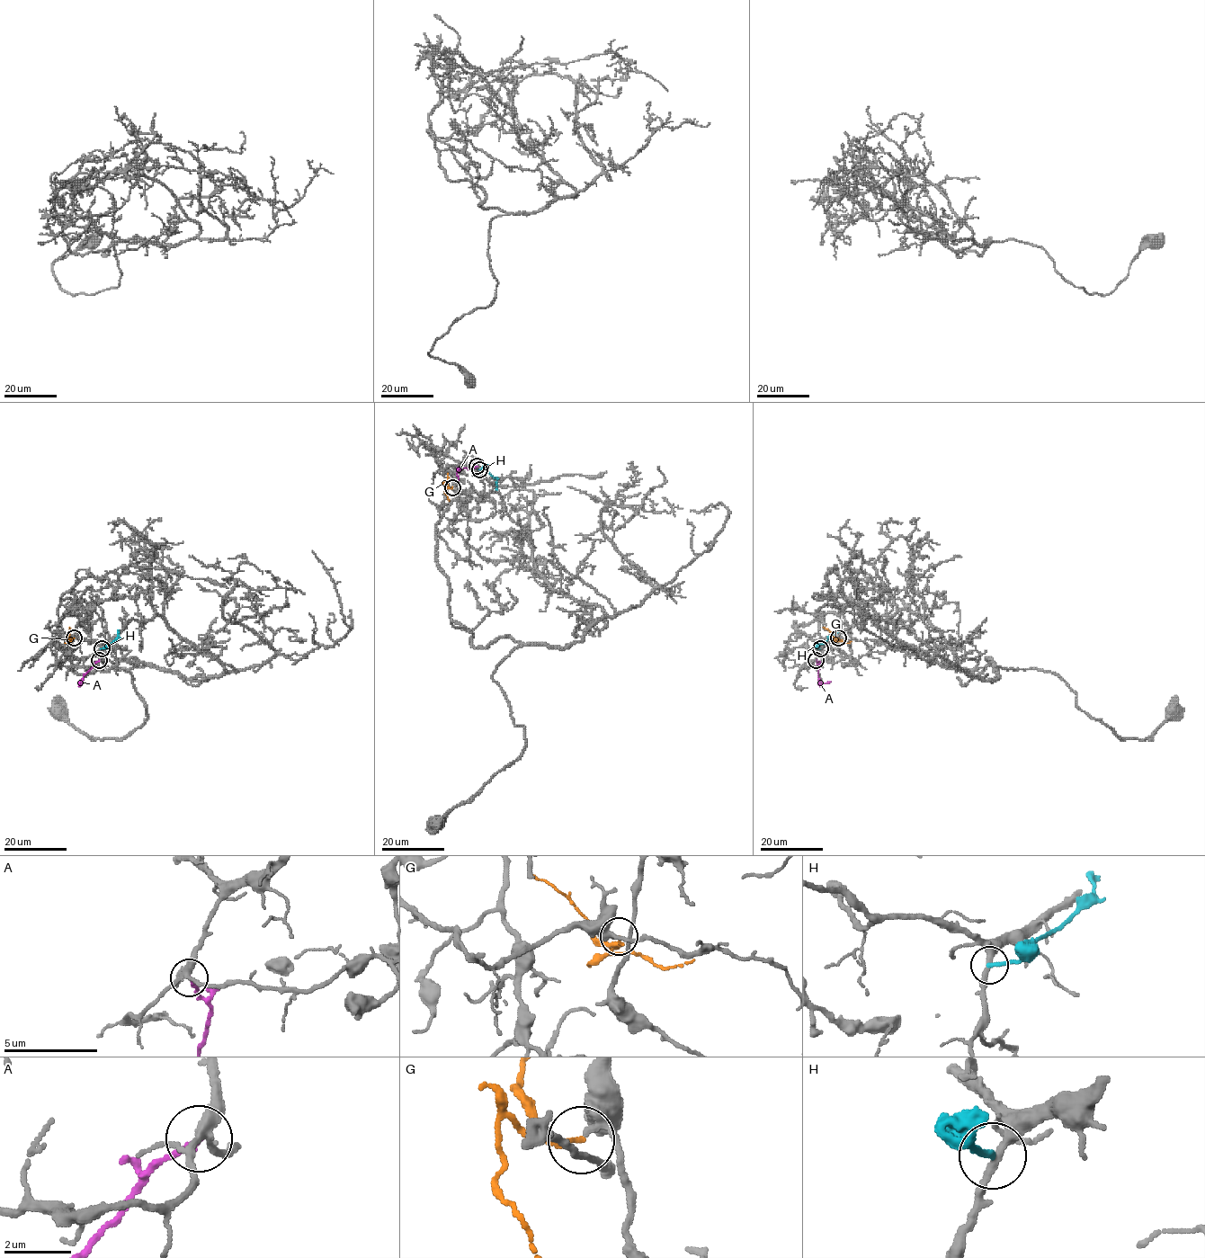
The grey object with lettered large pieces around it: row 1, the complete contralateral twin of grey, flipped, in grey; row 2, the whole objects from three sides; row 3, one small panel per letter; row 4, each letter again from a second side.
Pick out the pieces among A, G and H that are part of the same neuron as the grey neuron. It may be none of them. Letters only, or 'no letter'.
G

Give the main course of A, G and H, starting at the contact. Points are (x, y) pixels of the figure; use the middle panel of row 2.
A: (477, 466), (460, 468), (457, 471), (459, 480)
G: (452, 487), (444, 486), (449, 500)
H: (479, 469), (486, 468), (496, 480), (495, 489)

